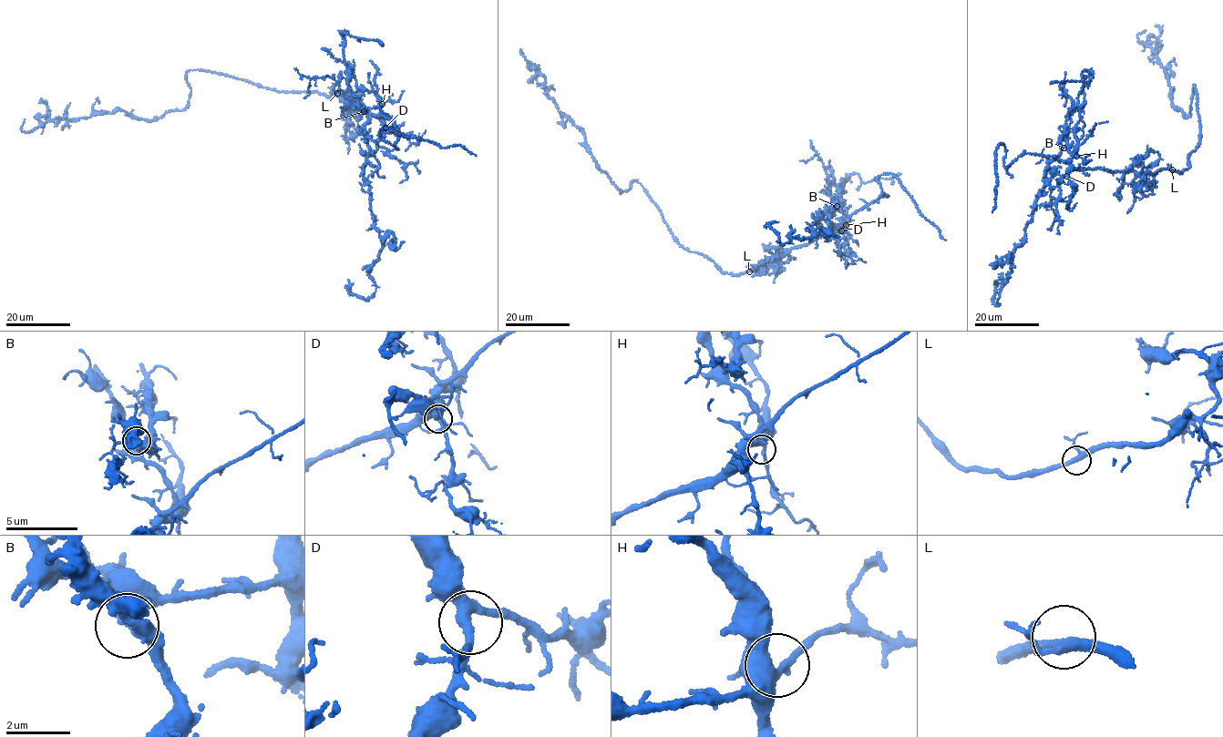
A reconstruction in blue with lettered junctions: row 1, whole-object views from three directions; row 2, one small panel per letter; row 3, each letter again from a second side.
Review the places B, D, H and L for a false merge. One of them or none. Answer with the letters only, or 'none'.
B

